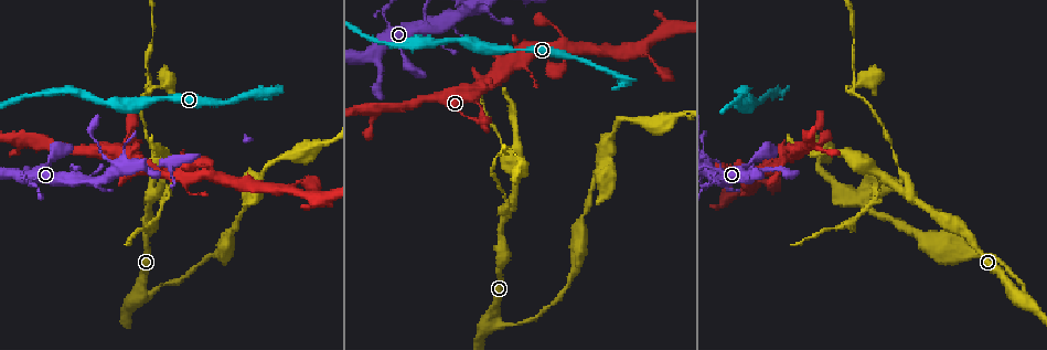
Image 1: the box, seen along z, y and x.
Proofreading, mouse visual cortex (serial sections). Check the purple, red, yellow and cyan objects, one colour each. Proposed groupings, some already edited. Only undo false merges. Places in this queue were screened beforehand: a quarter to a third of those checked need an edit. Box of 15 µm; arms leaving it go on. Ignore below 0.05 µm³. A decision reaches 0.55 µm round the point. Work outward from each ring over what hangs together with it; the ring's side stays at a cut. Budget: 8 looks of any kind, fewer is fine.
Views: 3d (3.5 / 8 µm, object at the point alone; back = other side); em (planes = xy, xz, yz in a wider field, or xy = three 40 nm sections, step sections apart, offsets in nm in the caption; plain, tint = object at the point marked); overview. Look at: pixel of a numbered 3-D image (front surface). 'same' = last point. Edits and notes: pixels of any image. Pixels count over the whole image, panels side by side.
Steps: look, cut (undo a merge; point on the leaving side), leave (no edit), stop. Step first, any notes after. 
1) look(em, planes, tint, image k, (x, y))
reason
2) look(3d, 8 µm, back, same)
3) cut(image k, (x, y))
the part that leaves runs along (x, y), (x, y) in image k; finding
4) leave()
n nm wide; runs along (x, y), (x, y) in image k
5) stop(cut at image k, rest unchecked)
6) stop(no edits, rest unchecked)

look(3d, 3.5 µm, image 1, (265, 94))
sharp bend

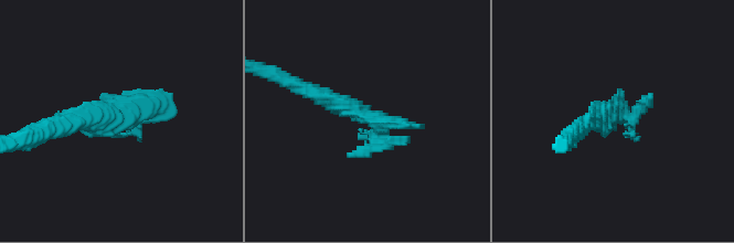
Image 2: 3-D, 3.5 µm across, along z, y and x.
leave()
runs along (309, 88), (380, 125), (376, 143), (347, 154) in image 2; all the same cell

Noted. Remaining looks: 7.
look(3d, 3.5 µm, back, image 1, (515, 189))
a narrow waist

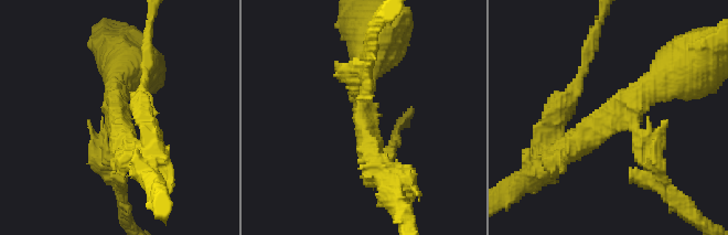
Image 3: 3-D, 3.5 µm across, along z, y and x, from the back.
look(em, xy, step 5, tint, image 3, (361, 119))

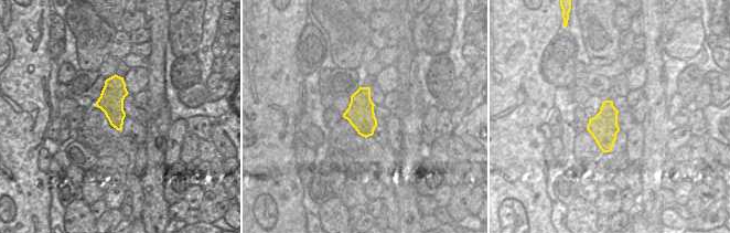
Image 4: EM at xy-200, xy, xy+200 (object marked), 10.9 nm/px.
leave()
300 nm wide; runs along (556, 157), (666, 75) in image 3; continuous, no second cell

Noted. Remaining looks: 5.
look(3d, 8 µm, image 1, (490, 315))
three arms meet

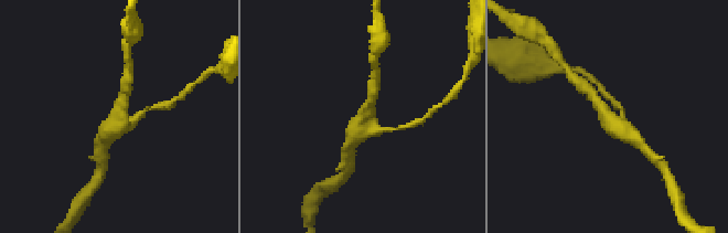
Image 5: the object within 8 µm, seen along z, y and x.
look(3d, 3.5 µm, back, image 5, (114, 121))
closer look

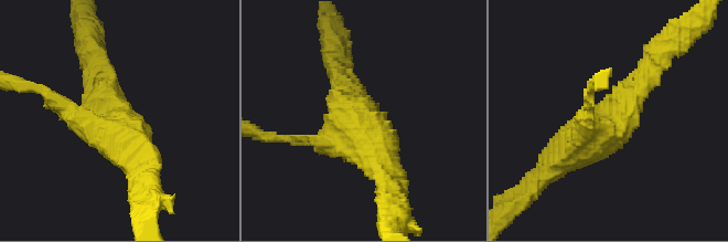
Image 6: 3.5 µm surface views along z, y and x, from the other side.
leave()
3 arms; runs along (345, 85), (360, 127), (295, 138) in image 6; one cell here

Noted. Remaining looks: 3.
stop(no edits, rest unchecked)

